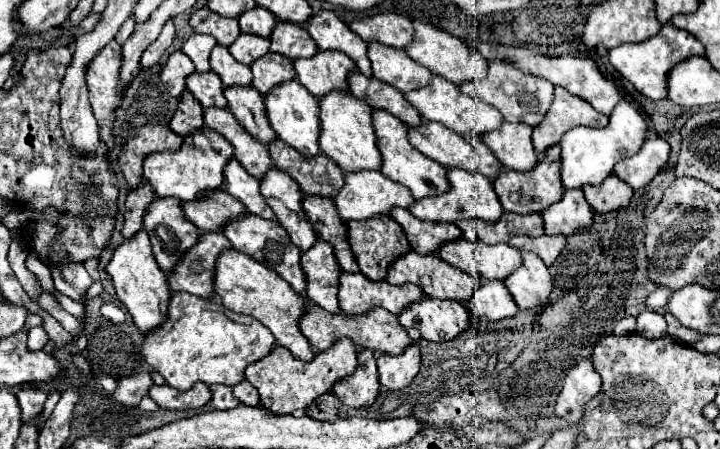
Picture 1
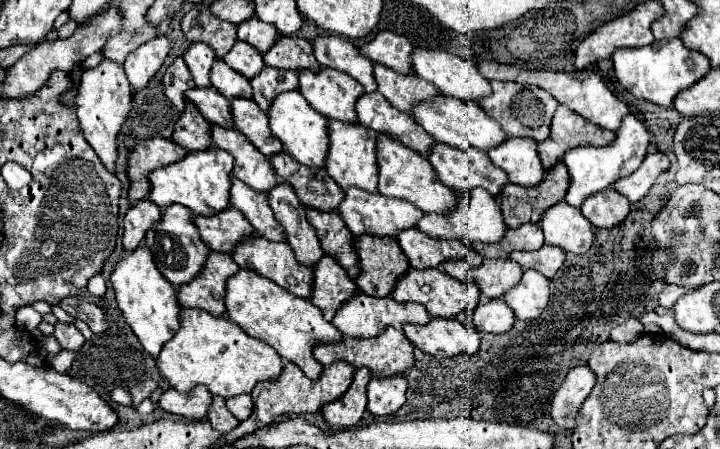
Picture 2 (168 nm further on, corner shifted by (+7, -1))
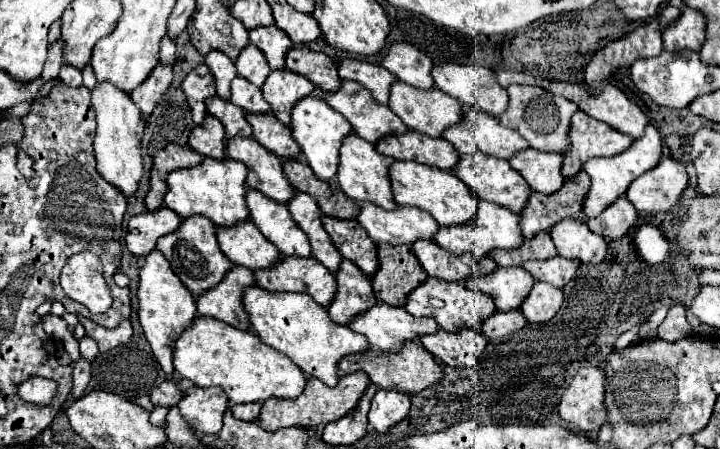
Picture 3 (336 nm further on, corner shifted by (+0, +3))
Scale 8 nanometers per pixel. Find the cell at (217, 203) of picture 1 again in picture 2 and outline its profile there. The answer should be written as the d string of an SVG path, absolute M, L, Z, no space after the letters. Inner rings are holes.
M228 208L216 216L194 218L196 228L200 230L202 242L214 252L232 254L234 246L254 234L252 224L242 216L242 212Z

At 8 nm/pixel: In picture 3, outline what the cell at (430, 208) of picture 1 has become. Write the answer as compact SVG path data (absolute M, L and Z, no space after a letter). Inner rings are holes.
M479 200L477 216L471 222L457 224L457 226L441 226L435 234L435 242L445 250L451 250L453 254L471 252L477 258L483 258L493 248L517 248L521 246L521 240L523 236L519 230L519 214L487 200Z

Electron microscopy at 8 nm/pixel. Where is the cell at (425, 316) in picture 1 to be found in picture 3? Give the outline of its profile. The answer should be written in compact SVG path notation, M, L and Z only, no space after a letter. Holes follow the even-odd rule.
M461 328L457 332L439 330L435 334L421 336L421 344L449 366L471 368L487 346L487 336L473 328Z

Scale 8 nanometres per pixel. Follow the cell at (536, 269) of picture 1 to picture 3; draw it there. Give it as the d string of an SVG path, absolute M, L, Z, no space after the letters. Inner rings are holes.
M535 282L529 296L521 304L521 312L527 318L527 322L539 324L549 322L563 302L563 290L547 284L547 282Z

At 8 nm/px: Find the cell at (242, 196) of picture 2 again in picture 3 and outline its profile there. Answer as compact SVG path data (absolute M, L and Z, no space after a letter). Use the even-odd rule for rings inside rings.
M249 188L247 206L251 210L251 220L261 230L261 234L271 240L281 254L311 256L311 246L305 232L293 222L287 204L277 204L265 194Z

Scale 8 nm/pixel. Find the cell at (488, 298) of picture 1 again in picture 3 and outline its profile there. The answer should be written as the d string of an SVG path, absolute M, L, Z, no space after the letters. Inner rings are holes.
M497 310L483 322L483 334L487 338L501 338L515 330L521 330L523 326L525 326L525 316L521 314L521 310L511 310L511 312Z

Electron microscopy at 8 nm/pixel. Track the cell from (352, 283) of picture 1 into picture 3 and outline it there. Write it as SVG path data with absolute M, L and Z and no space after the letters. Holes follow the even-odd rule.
M377 302L365 314L357 314L349 328L367 336L369 344L383 352L395 352L405 340L439 330L433 318L415 318L405 308L389 306L385 302Z

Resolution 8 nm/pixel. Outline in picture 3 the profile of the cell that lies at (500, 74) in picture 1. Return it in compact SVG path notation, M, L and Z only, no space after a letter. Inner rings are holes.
M511 84L511 86L507 86L507 94L509 94L509 106L499 116L499 122L505 128L517 130L529 142L529 146L533 146L537 150L557 152L557 154L565 152L565 148L569 146L569 142L567 142L569 120L571 120L573 112L577 112L577 104L573 104L571 100L565 100L563 96L555 96L549 90L539 88L539 86Z

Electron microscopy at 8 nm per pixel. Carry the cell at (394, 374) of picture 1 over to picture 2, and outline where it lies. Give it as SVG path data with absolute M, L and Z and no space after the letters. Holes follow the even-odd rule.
M392 376L392 378L372 378L368 384L368 406L366 410L372 416L390 416L400 410L406 402L406 378Z

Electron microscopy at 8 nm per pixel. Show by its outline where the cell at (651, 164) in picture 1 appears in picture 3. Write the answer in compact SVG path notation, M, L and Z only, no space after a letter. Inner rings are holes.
M661 158L655 168L641 174L627 188L629 202L643 212L669 210L687 186L685 164L675 158Z

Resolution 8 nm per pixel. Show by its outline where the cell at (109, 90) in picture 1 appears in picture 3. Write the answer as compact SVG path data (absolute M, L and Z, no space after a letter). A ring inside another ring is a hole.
M97 82L91 90L91 104L95 110L97 120L97 134L95 134L95 158L97 158L97 170L105 180L115 184L125 196L131 196L137 190L137 184L143 176L143 158L141 158L141 136L145 130L145 122L141 118L141 110L131 100L127 92L121 88L115 88L111 82Z

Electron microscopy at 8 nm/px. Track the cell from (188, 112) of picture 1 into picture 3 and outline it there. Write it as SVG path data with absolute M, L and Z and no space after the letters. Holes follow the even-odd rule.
M207 114L203 124L191 130L189 146L203 156L225 158L225 130L221 128L221 122L215 116Z

